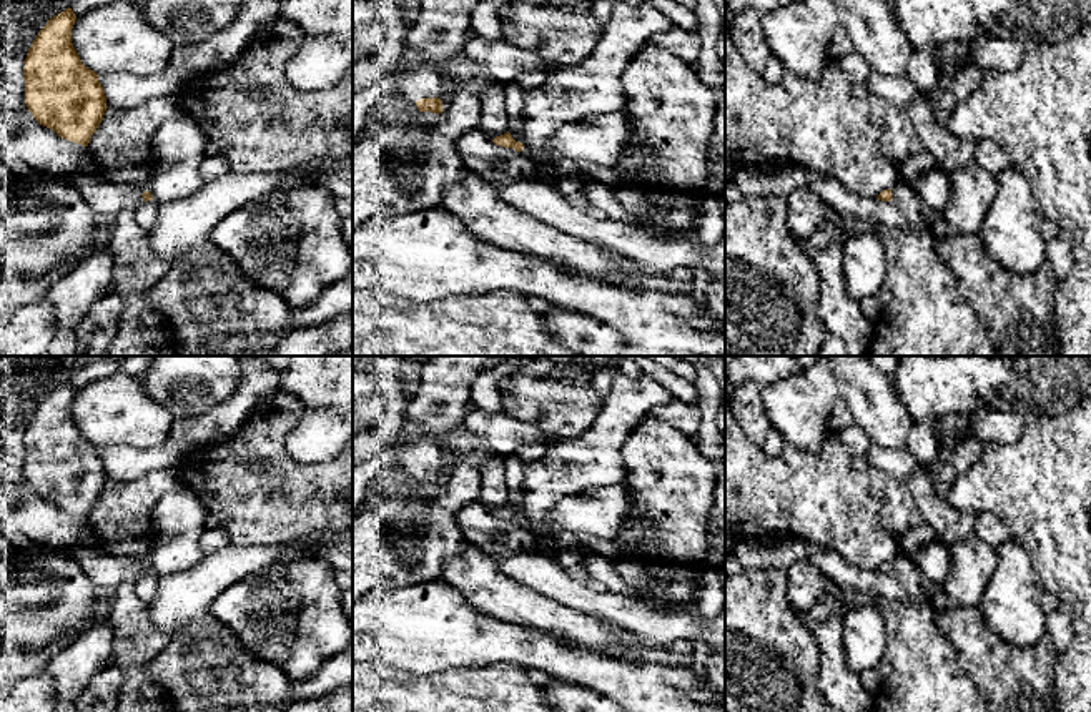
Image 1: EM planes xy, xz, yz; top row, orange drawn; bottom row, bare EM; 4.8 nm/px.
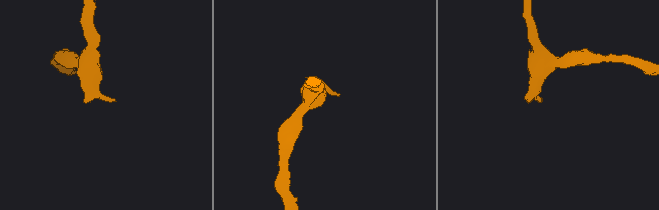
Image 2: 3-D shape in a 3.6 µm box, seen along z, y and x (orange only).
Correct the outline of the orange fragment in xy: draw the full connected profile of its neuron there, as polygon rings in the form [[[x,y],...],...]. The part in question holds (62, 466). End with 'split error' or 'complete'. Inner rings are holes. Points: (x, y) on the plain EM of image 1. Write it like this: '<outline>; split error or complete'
[[[68,379],[38,404],[23,434],[25,477],[40,497],[53,502],[60,511],[88,519],[108,479],[98,447],[81,436],[73,421],[75,394],[77,389]]]; complete

